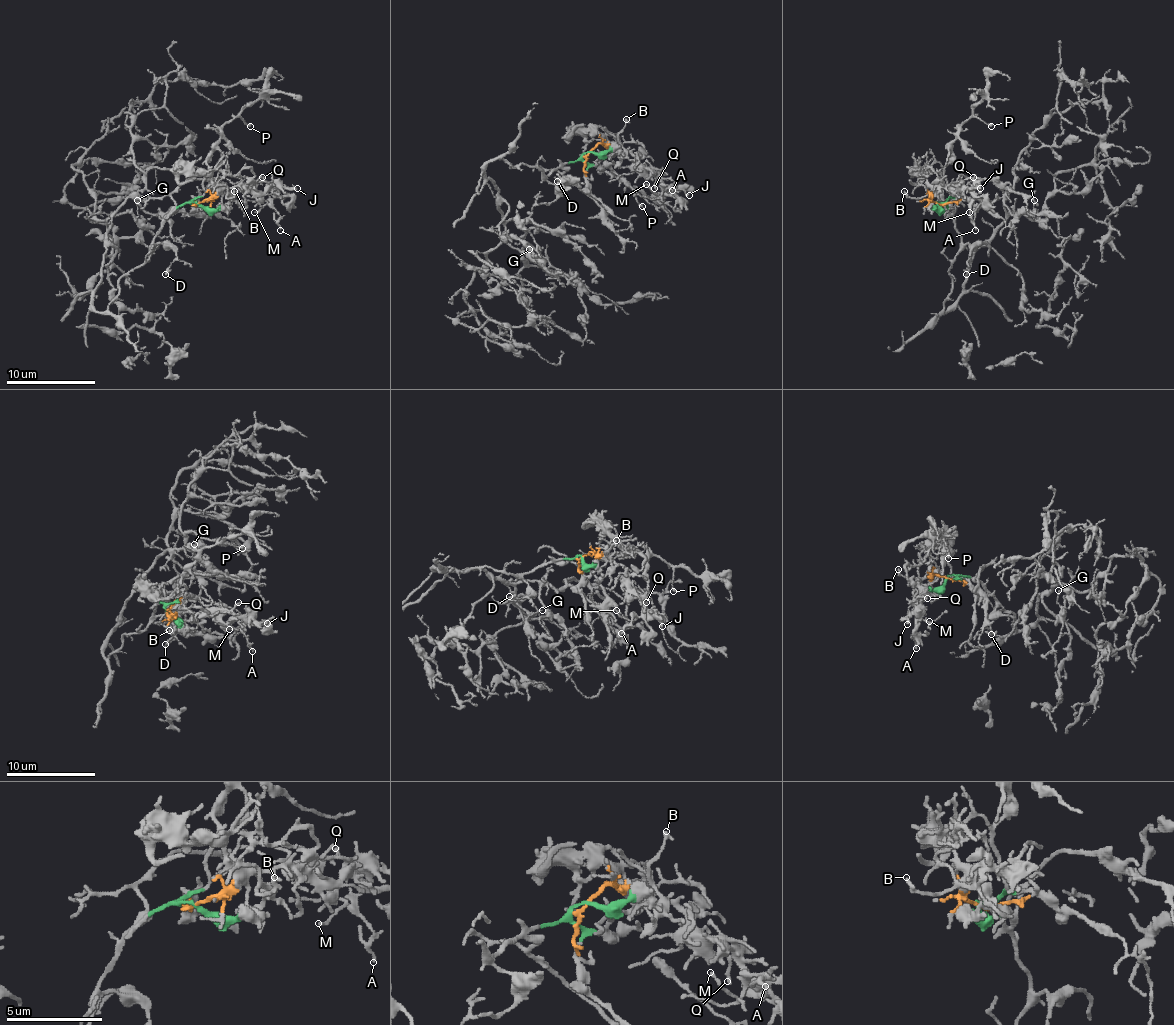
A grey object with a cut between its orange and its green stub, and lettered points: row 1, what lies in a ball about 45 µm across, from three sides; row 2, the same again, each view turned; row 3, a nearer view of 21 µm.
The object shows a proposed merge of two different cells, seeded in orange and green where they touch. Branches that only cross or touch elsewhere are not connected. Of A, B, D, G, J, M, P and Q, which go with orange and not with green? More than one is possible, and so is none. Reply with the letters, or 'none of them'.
A, B, J, M, Q

